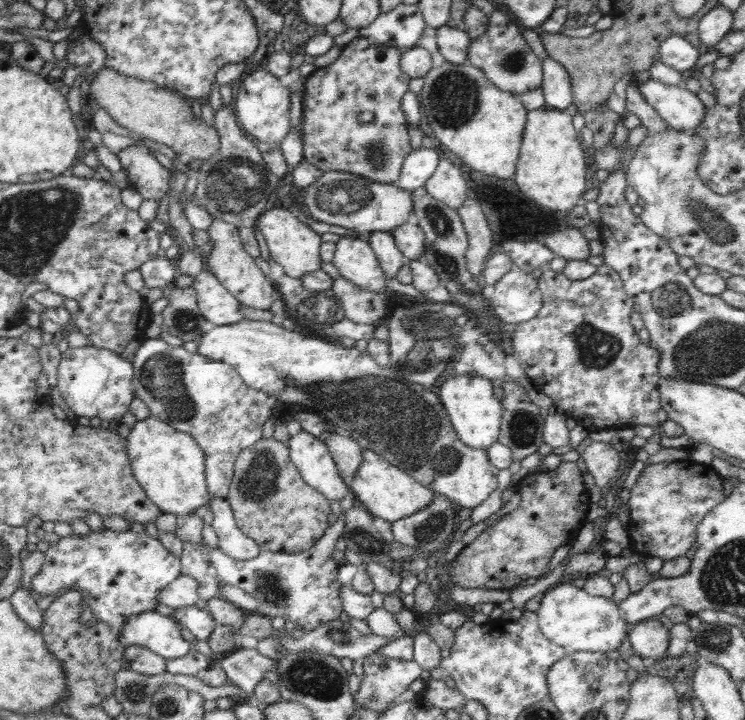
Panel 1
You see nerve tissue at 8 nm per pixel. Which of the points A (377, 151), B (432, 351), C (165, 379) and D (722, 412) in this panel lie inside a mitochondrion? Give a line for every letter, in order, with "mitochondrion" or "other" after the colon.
A: mitochondrion
B: mitochondrion
C: mitochondrion
D: other

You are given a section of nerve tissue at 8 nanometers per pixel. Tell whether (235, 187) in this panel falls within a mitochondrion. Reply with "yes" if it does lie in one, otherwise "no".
yes

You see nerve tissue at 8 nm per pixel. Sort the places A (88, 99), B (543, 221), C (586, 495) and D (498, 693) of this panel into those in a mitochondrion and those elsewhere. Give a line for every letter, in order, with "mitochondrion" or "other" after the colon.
A: other
B: other
C: other
D: other

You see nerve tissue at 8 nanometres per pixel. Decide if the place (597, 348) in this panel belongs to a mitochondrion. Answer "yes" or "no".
yes

